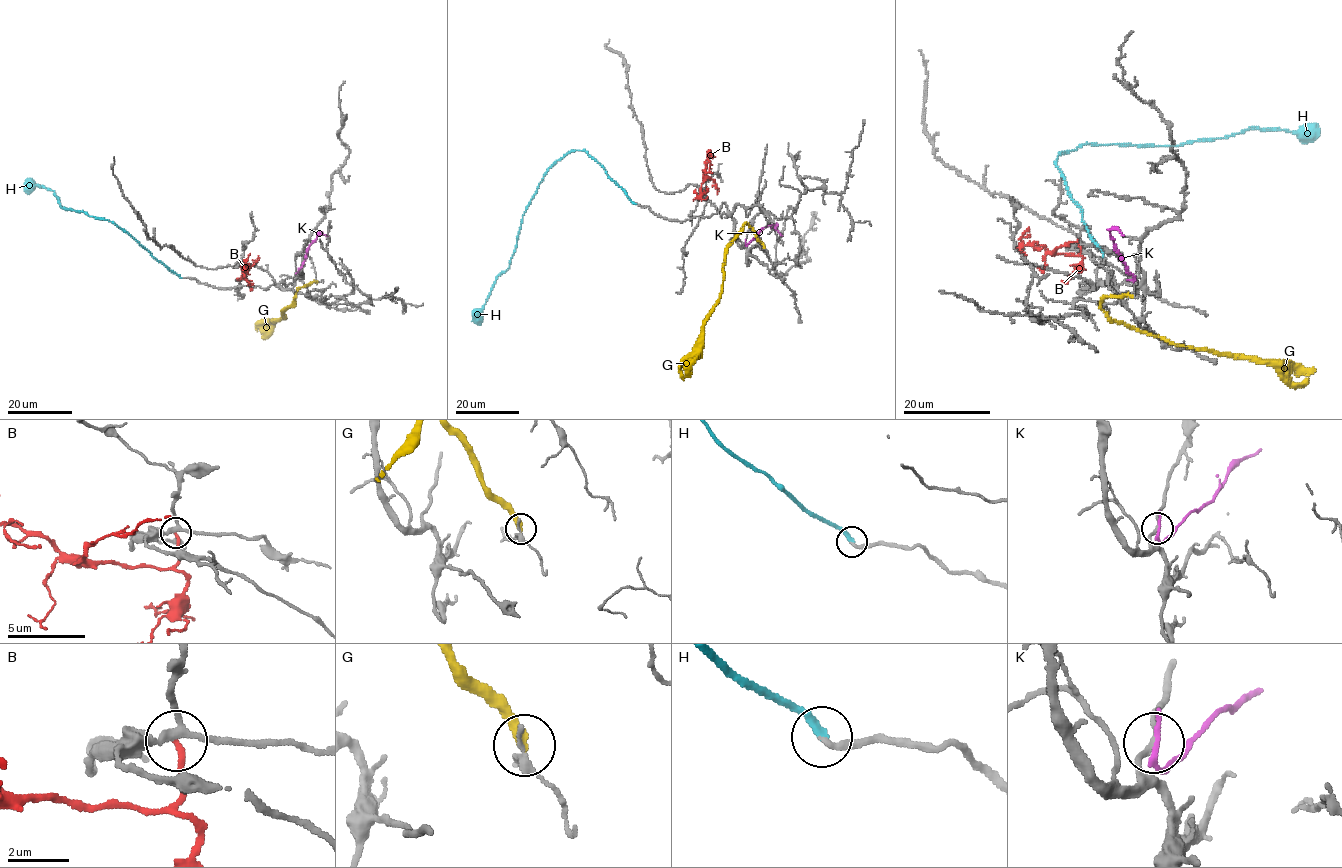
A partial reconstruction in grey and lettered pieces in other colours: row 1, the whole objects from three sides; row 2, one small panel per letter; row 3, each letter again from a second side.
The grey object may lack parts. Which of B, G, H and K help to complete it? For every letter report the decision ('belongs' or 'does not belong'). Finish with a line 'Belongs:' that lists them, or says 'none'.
B: does not belong
G: does not belong
H: belongs
K: does not belong
Belongs: H

